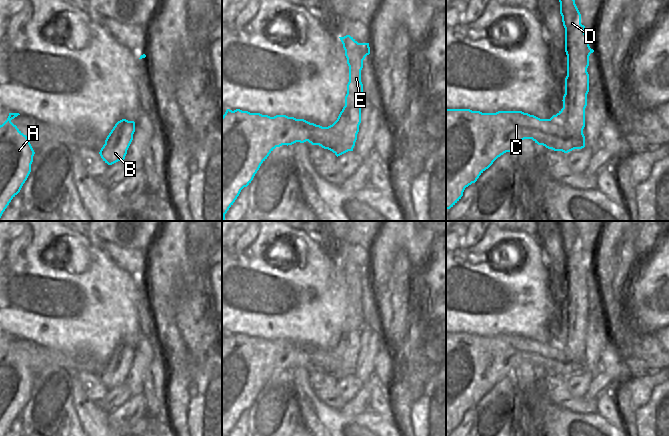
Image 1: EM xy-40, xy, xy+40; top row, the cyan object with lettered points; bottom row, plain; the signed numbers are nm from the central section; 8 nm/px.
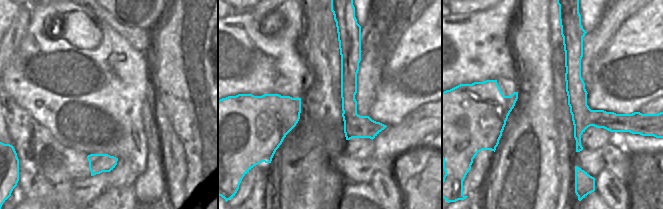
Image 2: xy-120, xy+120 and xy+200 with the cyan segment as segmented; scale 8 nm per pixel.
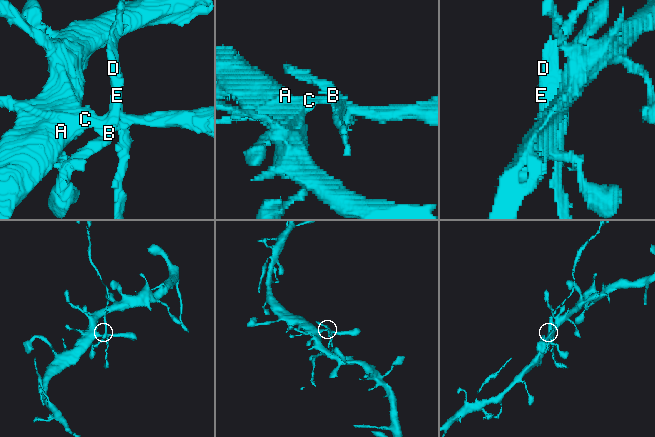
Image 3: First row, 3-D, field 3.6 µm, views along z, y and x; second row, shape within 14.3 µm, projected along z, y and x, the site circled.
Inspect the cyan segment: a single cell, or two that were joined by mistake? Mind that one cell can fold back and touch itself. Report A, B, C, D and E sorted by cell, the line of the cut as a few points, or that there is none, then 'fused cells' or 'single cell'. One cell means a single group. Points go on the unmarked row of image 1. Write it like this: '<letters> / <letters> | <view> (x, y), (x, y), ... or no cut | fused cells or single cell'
A B C / D E | xy+40 (565, 303), (566, 334), (580, 346), (583, 352) | fused cells

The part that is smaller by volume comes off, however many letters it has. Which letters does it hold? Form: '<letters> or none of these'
D, E

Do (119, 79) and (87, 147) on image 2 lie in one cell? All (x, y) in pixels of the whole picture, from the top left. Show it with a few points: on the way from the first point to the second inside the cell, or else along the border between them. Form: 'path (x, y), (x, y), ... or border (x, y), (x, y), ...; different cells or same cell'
path (102, 96), (87, 111), (87, 130); same cell

